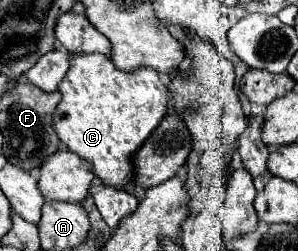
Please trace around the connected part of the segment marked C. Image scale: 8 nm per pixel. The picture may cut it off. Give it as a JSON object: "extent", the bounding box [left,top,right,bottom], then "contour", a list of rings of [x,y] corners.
{"extent":[54,55,170,189],"contour":[[[72,55],[70,71],[66,73],[58,89],[62,93],[62,101],[54,111],[54,129],[58,131],[62,143],[72,153],[90,161],[96,177],[100,177],[104,185],[114,189],[128,189],[136,175],[134,155],[138,153],[142,143],[150,137],[150,133],[158,127],[158,123],[164,119],[168,111],[170,91],[160,81],[158,71],[146,67],[144,71],[126,73],[116,69],[114,63],[104,55]]]}

